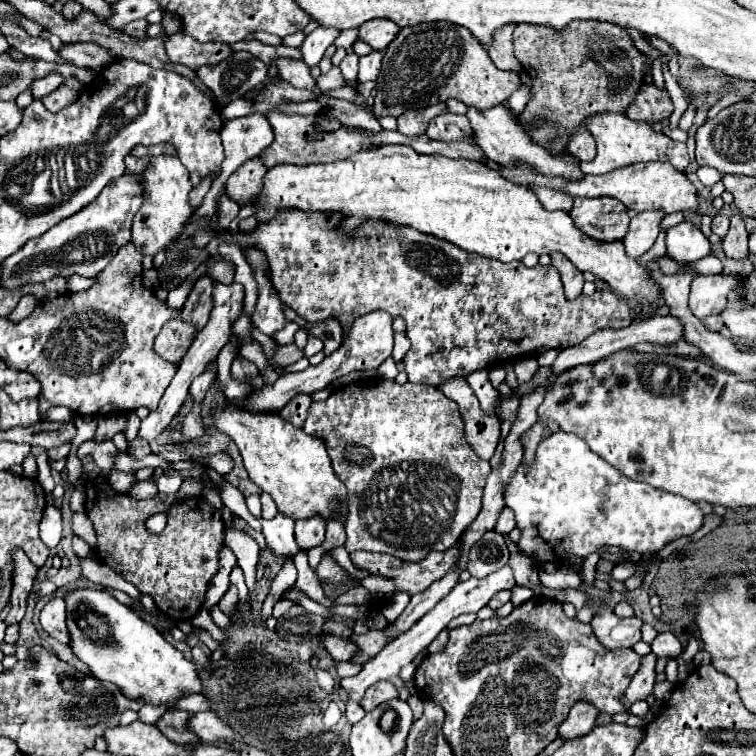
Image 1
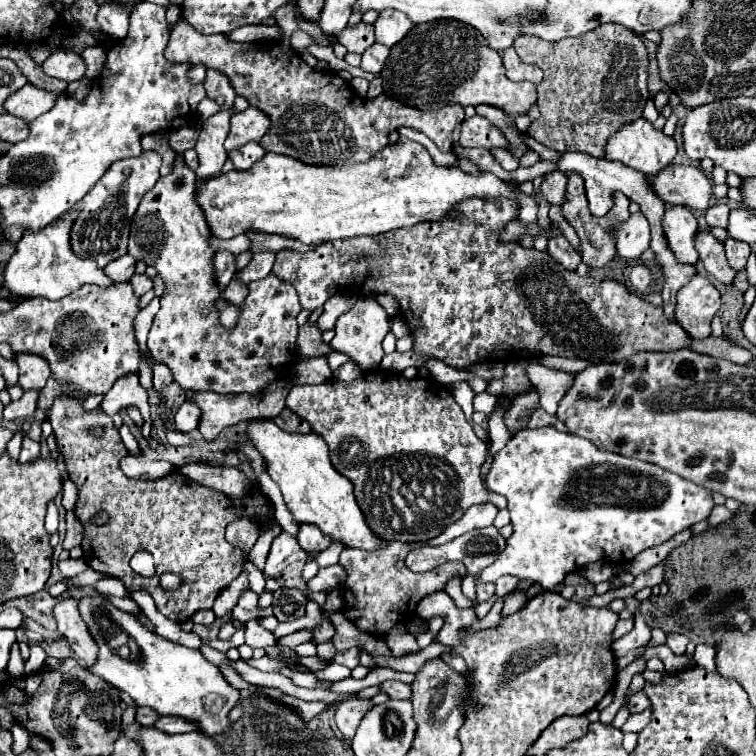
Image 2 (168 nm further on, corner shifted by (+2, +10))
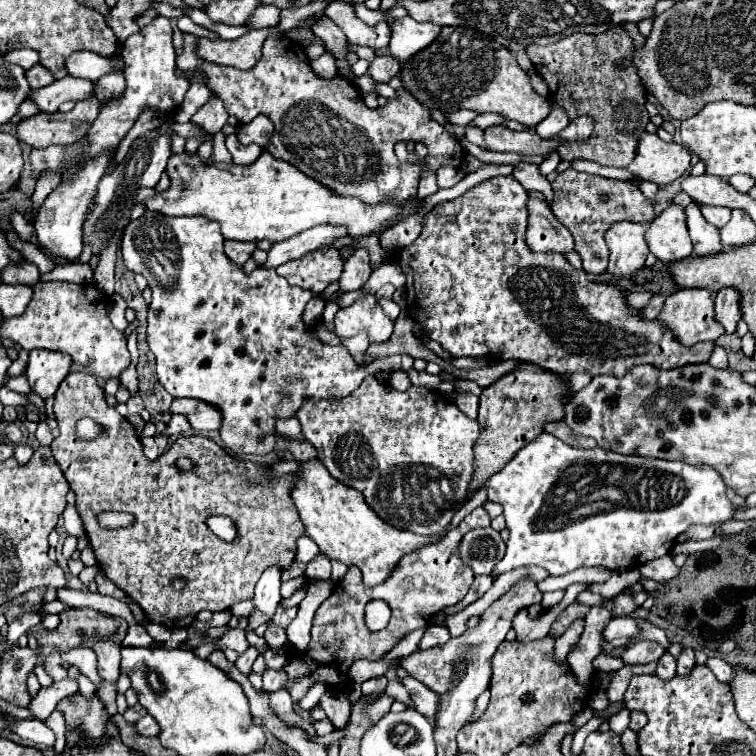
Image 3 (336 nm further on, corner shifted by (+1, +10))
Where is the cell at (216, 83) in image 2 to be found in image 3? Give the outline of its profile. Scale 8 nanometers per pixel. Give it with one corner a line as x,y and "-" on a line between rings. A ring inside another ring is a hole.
212,96
208,104
204,104
192,118
190,122
196,124
200,130
204,130
206,134
218,134
222,130
222,126
226,124
228,112
224,110
224,104
218,96

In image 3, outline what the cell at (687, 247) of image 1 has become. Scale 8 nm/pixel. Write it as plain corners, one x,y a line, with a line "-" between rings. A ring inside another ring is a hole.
670,204
646,230
644,240
650,252
662,262
676,262
692,254
692,242
686,230
684,208

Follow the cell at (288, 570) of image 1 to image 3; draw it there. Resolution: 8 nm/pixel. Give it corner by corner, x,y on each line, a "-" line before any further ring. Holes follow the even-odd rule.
250,646
250,648
248,648
244,654
240,654
240,656
238,656
238,660
236,660
234,664
236,664
236,666
238,666
238,668
240,668
240,670
242,670
246,676
248,676
248,674
252,672
252,664
254,664
256,656
258,656
258,650

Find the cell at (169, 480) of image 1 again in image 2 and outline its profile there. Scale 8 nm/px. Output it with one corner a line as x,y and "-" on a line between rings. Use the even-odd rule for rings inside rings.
123,424
119,429
119,433
130,455
133,457
140,457
142,452
129,427
126,424

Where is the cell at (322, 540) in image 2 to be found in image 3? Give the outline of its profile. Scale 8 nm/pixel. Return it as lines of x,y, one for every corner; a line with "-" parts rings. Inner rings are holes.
318,554
312,562
308,562
308,568
306,568
306,576
308,576
310,580
312,580
312,578
328,580
328,578
330,578
330,572
332,572
330,560
328,560
324,554

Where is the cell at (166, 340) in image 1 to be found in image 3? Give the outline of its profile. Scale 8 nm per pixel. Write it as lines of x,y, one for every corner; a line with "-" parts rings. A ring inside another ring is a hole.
144,212
142,218
128,224
120,246
126,268
142,274
152,290
146,340
156,358
160,384
172,396
196,398
216,406
222,414
220,438
232,452
268,454
276,450
278,418
296,416
308,398
342,400
368,376
368,370
356,366
344,346
326,346
306,330
302,312
314,294
286,284
274,268
258,266
252,274
244,274
242,266
224,254
224,238
216,222
202,216
172,218

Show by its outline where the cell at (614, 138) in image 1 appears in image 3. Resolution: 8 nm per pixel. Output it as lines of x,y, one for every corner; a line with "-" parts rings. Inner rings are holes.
644,132
640,136
640,148
636,152
636,160
628,166
630,172
638,174
642,180
656,182
658,186
666,186
678,180
690,166
690,150
676,144
664,142
656,134

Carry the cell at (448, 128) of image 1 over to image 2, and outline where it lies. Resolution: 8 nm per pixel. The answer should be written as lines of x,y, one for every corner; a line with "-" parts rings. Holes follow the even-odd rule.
471,116
461,122
459,144
479,148
507,148
507,144
503,144
503,134
489,120
483,120
483,116

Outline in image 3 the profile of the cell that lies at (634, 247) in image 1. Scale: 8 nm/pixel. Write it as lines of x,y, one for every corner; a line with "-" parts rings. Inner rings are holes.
616,224
612,232
606,236
606,244
610,248
610,262
608,270
616,278
624,278
634,274
644,266
644,260
648,256
648,246
644,242
644,232
650,224

